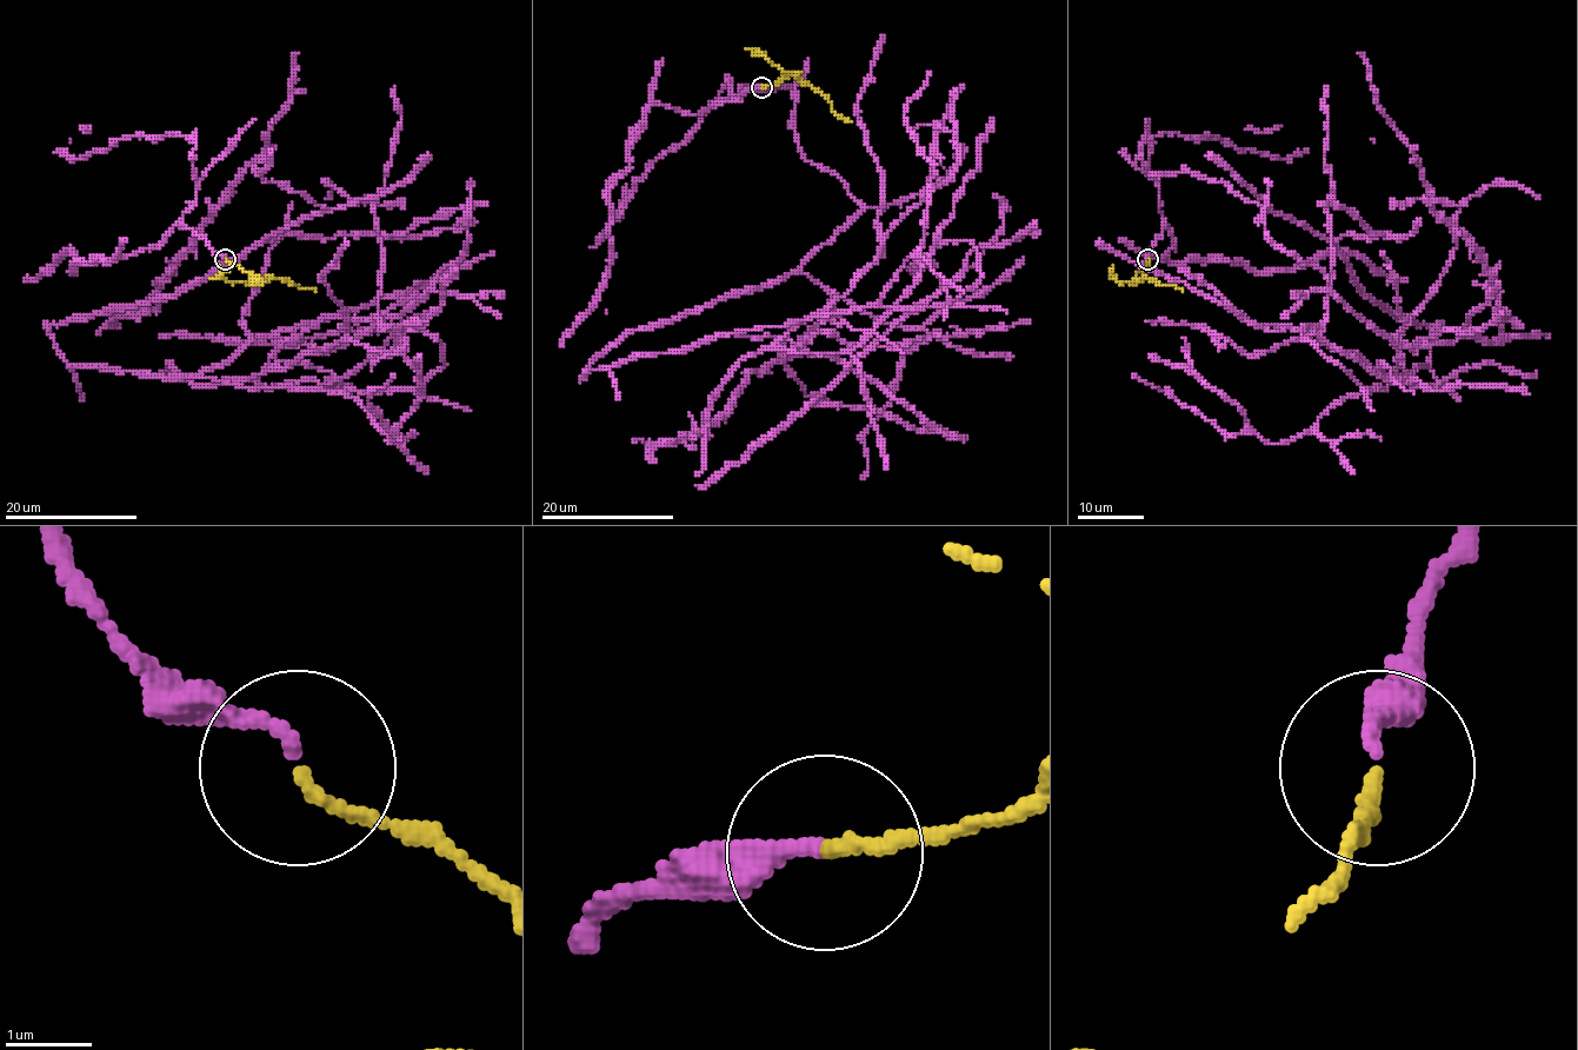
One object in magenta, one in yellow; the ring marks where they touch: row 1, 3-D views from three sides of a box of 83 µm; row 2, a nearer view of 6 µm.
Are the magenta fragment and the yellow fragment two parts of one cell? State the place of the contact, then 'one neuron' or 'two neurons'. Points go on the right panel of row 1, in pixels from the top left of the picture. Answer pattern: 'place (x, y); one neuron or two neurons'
place (1147, 259); two neurons

